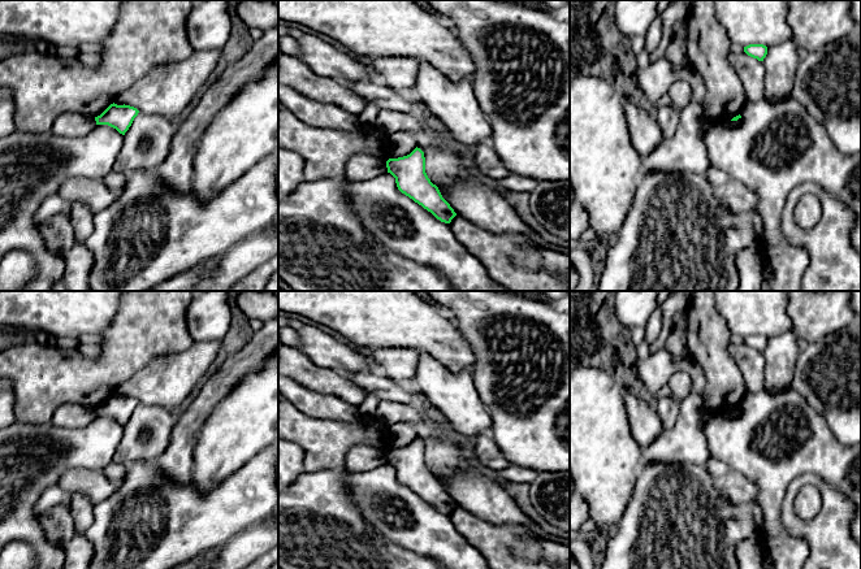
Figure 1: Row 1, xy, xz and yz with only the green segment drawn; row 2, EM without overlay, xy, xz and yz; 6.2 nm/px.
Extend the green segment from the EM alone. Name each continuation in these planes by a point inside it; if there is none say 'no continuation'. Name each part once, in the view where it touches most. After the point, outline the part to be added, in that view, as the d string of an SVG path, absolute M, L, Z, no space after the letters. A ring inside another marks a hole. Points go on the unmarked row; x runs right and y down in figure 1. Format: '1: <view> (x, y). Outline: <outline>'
no continuation

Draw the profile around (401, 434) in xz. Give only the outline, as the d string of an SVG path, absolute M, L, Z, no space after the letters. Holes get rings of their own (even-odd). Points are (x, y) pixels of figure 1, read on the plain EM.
M398 422L388 426L389 449L410 446L416 439L415 427L411 424Z

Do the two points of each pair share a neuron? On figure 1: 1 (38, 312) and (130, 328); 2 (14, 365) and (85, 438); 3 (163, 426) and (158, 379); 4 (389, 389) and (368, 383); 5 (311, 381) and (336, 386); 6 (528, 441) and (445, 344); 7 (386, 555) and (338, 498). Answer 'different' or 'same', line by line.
1: different
2: different
3: different
4: same
5: same
6: different
7: same

